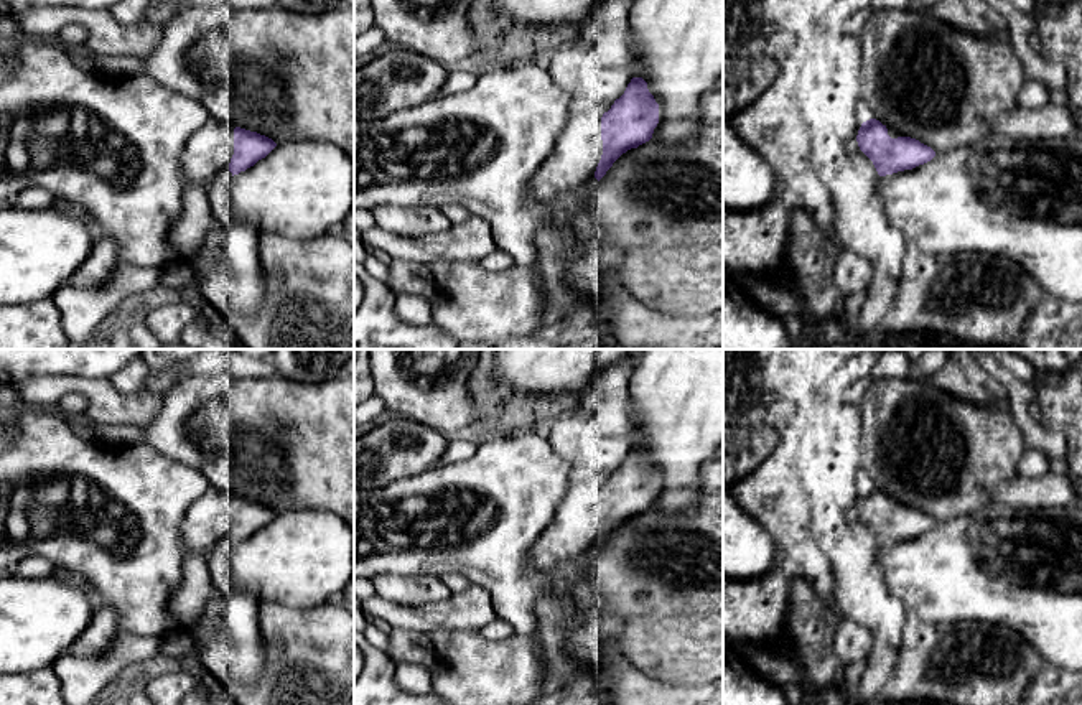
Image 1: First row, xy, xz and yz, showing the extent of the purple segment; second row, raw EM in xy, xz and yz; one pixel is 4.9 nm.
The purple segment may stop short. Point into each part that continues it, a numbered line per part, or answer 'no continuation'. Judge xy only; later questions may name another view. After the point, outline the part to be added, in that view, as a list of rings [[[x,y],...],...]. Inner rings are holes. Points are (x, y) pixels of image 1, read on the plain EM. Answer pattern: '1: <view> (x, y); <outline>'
1: xy (209, 519); [[[211,488],[184,514],[181,522],[183,552],[193,553],[212,549],[229,537],[234,524],[234,494]]]

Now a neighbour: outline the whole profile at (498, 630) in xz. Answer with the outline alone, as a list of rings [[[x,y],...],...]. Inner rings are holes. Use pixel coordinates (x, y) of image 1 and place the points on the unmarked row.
[[[494,619],[492,623],[479,629],[479,633],[487,641],[501,641],[514,634],[512,628],[501,619]]]

